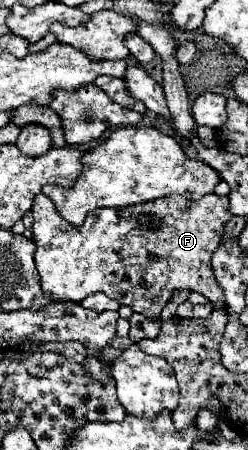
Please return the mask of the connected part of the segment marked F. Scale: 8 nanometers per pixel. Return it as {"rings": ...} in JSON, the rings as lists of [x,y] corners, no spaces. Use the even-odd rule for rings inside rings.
{"rings":[[[38,194],[32,204],[32,216],[32,242],[36,244],[34,262],[40,276],[42,292],[48,294],[52,300],[82,302],[88,294],[104,292],[120,304],[130,306],[134,312],[156,320],[160,318],[160,312],[170,300],[172,292],[188,288],[204,294],[214,308],[224,308],[224,290],[214,278],[210,256],[222,240],[226,222],[232,218],[232,214],[228,212],[228,196],[206,194],[200,200],[166,196],[128,208],[100,208],[96,212],[90,212],[82,226],[74,228],[68,222],[60,220],[60,214],[54,210],[54,204],[48,196]]]}

